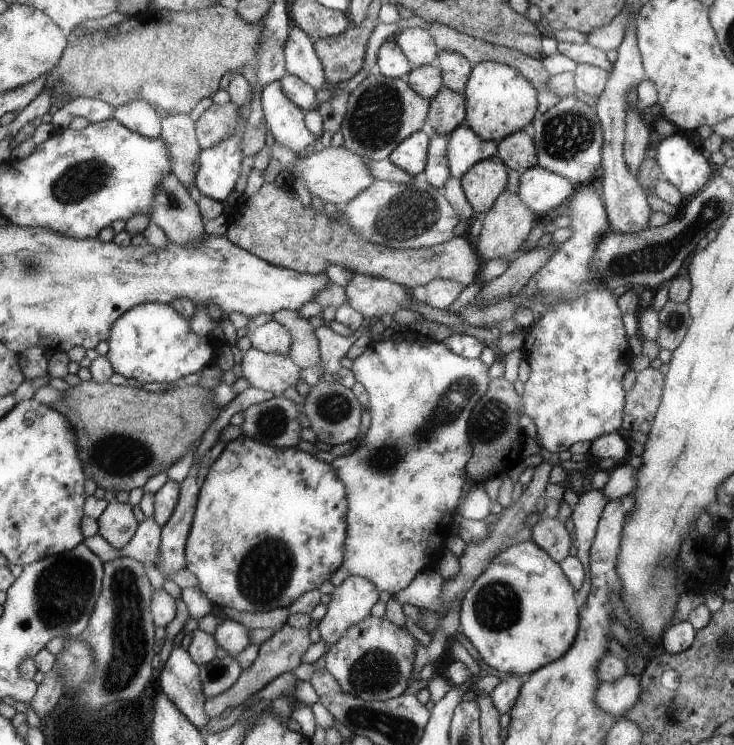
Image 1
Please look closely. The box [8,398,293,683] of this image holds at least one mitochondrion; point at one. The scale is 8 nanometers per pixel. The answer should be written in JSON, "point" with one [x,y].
{"point":[64,589]}

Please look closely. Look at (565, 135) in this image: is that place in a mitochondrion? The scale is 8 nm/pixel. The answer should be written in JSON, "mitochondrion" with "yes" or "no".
{"mitochondrion":"yes"}

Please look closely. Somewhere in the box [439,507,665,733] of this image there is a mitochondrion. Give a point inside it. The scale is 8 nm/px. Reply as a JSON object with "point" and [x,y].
{"point":[496,607]}

